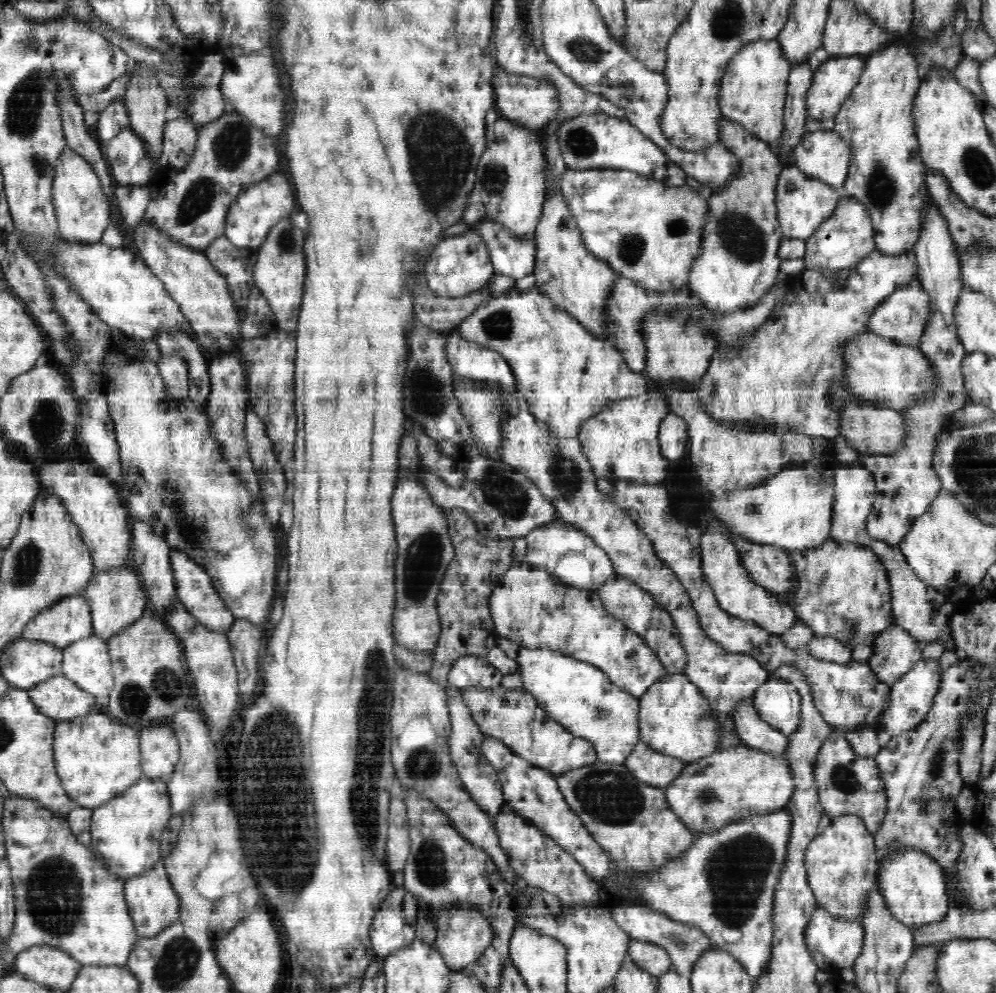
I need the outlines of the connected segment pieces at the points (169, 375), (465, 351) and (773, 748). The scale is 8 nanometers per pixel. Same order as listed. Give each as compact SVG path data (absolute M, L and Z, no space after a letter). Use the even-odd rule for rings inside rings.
M162 355L157 365L166 384L167 394L174 398L187 399L189 374L186 361L179 356Z
M454 330L446 335L445 353L455 375L472 380L493 380L505 394L515 394L515 375L502 354L478 343L465 341Z
M752 697L744 698L733 708L735 733L739 736L741 743L747 746L758 747L768 753L786 757L788 737L760 719L754 701Z

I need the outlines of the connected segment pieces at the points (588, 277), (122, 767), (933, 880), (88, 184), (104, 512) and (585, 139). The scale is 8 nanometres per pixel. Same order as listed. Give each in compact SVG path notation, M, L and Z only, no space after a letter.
M560 188L554 190L545 190L546 202L544 202L543 212L540 221L537 222L534 238L539 248L539 254L536 258L536 266L534 268L535 285L543 295L546 295L557 309L564 310L569 317L576 318L578 322L588 332L598 337L601 341L609 340L606 325L606 299L609 297L613 284L622 274L615 270L608 262L604 262L598 256L592 256L592 252L584 246L581 231L577 228L577 222L573 219L573 215L569 211L569 207L565 203L565 199L561 195Z
M97 711L56 721L53 757L55 771L60 777L65 794L77 806L92 811L120 796L138 779L145 777L141 769L138 732L124 726L113 716Z
M913 848L896 850L888 856L890 862L882 862L877 880L882 887L887 909L895 915L896 920L912 928L924 928L943 921L948 914L948 895L944 871L936 860L924 852Z
M64 148L53 183L53 204L59 221L61 239L77 245L98 245L104 230L112 221L112 207L108 205L100 179L94 168L71 148Z
M64 460L58 464L44 464L40 468L40 484L44 490L50 490L53 496L60 497L60 502L68 511L72 522L78 525L84 544L92 555L94 572L125 566L132 542L132 523L110 480L98 476L88 464Z
M582 113L563 122L555 131L555 140L570 170L628 168L666 186L685 186L687 175L684 170L626 118L610 117L604 113Z

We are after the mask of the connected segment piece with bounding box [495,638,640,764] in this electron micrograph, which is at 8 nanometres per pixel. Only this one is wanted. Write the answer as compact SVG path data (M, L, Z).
M498 638L495 646L517 663L517 673L520 673L523 682L523 686L518 687L517 690L531 693L538 701L539 706L543 707L552 719L563 724L564 728L572 732L572 735L583 736L588 739L595 746L598 761L616 764L625 762L639 741L638 697L634 697L615 686L600 668L584 662L584 660L564 655L563 652L548 651L546 647L524 647L519 643L502 638Z

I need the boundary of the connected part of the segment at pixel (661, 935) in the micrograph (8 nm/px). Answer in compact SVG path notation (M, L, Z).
M617 903L612 906L611 915L622 931L632 939L647 940L664 947L671 958L672 968L680 975L691 976L694 965L702 958L704 952L712 950L711 938L704 935L699 927L690 926L686 922L676 922L660 912L653 911L646 904Z

